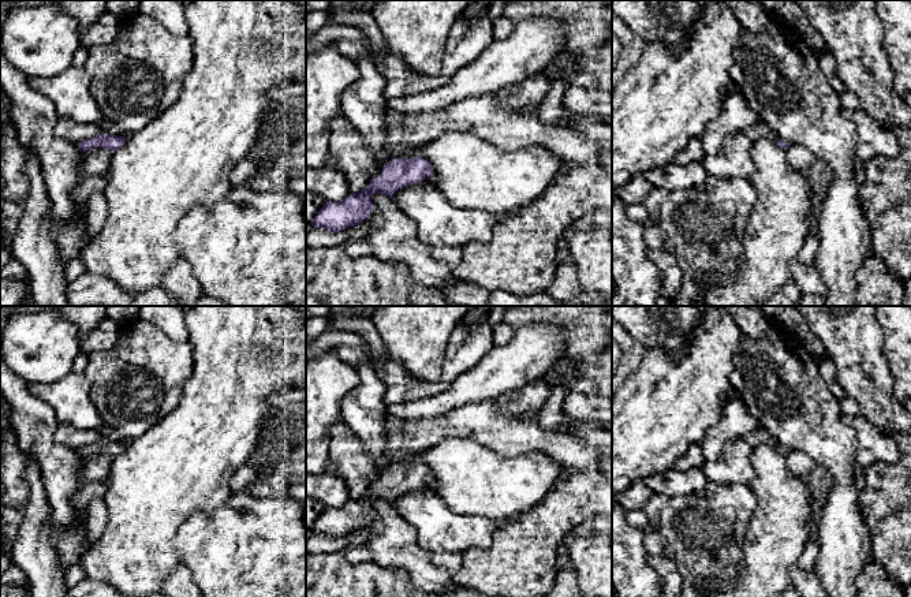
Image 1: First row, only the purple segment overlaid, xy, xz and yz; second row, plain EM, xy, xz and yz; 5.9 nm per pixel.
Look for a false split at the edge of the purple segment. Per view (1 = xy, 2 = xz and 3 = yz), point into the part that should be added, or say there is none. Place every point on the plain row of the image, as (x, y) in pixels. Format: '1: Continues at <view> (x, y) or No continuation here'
1: No continuation here
2: Continues at xz (417, 458)
3: No continuation here

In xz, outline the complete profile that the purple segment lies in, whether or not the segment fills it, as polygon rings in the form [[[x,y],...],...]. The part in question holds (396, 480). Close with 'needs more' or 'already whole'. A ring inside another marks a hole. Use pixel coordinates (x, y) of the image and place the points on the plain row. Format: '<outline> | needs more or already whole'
[[[426,451],[412,455],[410,458],[411,464],[391,464],[384,471],[382,480],[372,485],[370,492],[361,499],[351,499],[340,508],[325,508],[311,526],[311,533],[332,538],[355,533],[376,515],[372,510],[373,500],[387,500],[392,504],[399,495],[408,493],[430,482],[433,474],[428,466],[421,463]]] | needs more

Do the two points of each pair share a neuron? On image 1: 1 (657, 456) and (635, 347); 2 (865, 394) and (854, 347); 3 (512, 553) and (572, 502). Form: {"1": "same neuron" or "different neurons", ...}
{"1": "different neurons", "2": "same neuron", "3": "same neuron"}

